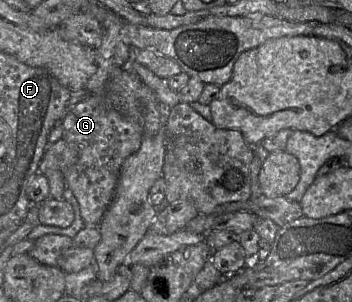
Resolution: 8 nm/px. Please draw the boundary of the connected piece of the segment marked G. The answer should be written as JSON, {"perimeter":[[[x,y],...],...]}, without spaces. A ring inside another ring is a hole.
{"perimeter":[[[105,94],[88,95],[74,106],[68,108],[61,122],[64,129],[62,138],[78,155],[77,162],[69,167],[64,174],[66,187],[76,197],[86,226],[98,226],[114,197],[120,169],[124,160],[140,149],[143,127],[116,111]]]}

